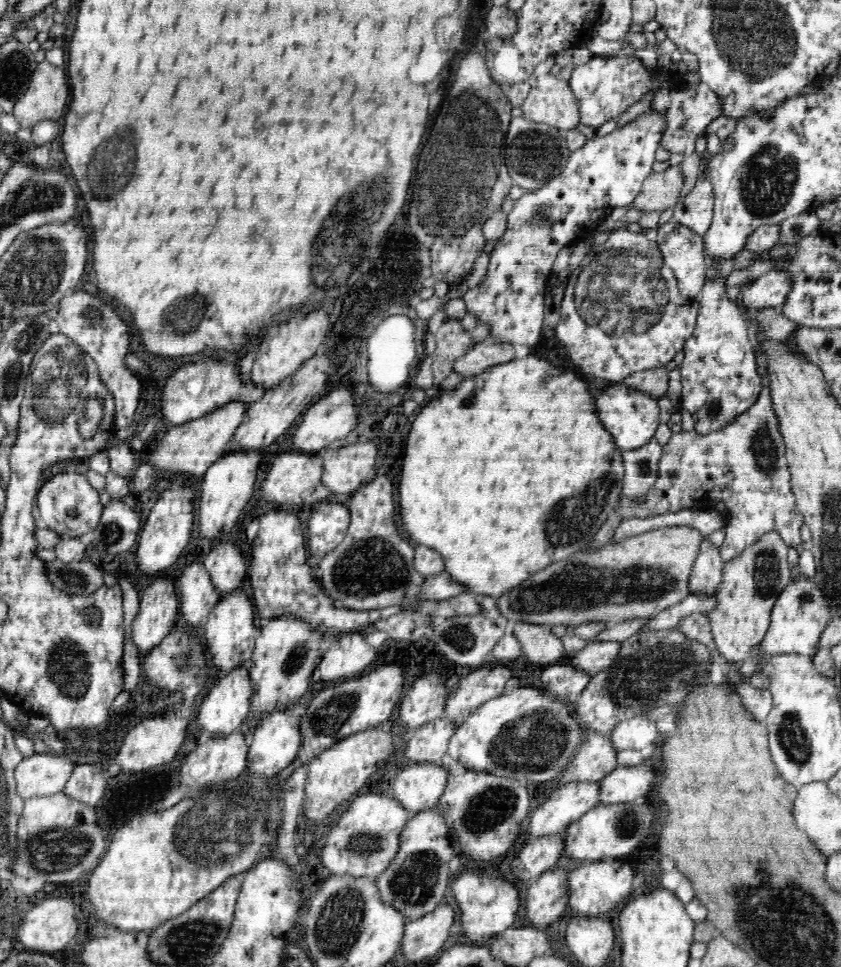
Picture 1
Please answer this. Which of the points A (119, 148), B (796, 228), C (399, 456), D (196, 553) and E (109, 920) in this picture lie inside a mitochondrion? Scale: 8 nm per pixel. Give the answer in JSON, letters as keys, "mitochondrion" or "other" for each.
{"A":"mitochondrion","B":"mitochondrion","C":"other","D":"other","E":"other"}

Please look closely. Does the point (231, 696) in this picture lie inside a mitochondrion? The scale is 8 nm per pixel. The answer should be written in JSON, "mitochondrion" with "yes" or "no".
{"mitochondrion":"no"}

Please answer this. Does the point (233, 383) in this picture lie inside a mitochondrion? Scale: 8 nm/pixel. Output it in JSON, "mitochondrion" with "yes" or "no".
{"mitochondrion":"no"}

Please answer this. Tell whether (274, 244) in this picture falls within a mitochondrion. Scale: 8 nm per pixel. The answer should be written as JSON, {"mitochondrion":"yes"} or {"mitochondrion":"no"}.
{"mitochondrion":"no"}

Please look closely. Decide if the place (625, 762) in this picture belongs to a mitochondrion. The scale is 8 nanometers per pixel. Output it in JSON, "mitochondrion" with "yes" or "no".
{"mitochondrion":"no"}

